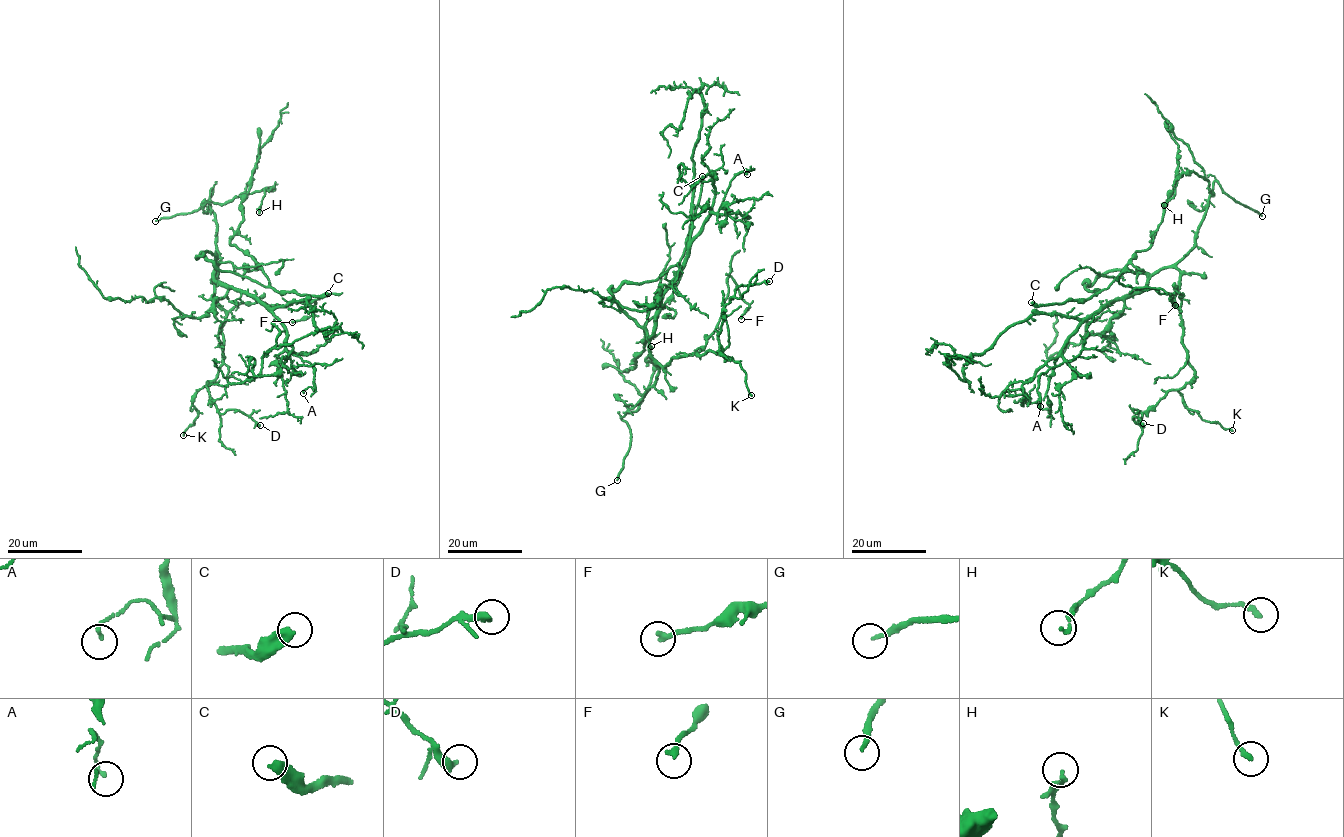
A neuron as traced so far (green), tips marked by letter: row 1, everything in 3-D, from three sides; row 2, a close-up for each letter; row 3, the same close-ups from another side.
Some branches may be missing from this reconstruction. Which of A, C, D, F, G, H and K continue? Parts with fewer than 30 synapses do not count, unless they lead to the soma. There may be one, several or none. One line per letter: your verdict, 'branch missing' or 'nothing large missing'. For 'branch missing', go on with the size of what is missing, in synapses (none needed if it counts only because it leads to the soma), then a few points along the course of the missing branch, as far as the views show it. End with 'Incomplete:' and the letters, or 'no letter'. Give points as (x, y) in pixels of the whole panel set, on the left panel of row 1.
A: nothing large missing
C: branch missing; 100 synapses; course (328, 293), (355, 279), (362, 261), (398, 235), (425, 239), (408, 258), (413, 269), (405, 287), (362, 319)
D: nothing large missing
F: nothing large missing
G: nothing large missing
H: nothing large missing
K: nothing large missing
Incomplete: C

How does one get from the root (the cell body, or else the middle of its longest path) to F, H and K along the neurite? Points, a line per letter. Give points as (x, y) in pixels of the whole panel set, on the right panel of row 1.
F: (1147, 284), (1163, 268), (1178, 269), (1174, 303), (1181, 307), (1178, 292), (1133, 288), (1159, 288), (1175, 305)
H: (1147, 284), (1194, 246), (1207, 200), (1214, 194), (1208, 181), (1187, 171), (1174, 180), (1175, 195), (1164, 205)
K: (1147, 284), (1163, 268), (1179, 270), (1174, 303), (1194, 373), (1178, 391), (1186, 408), (1232, 430)

